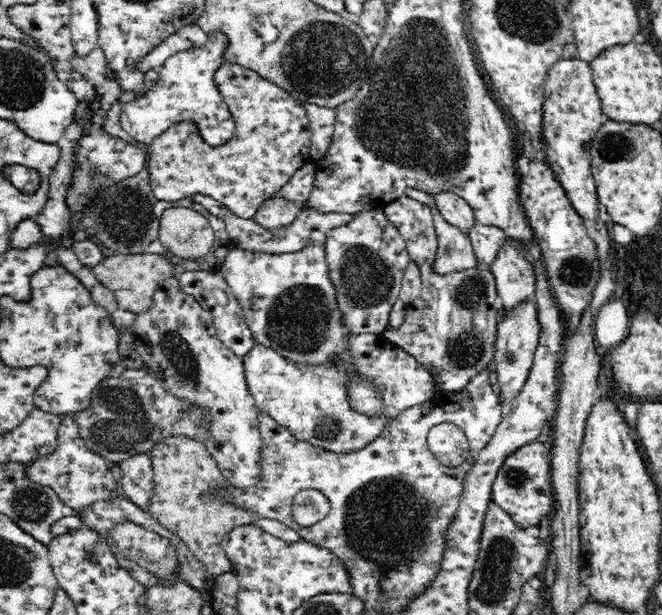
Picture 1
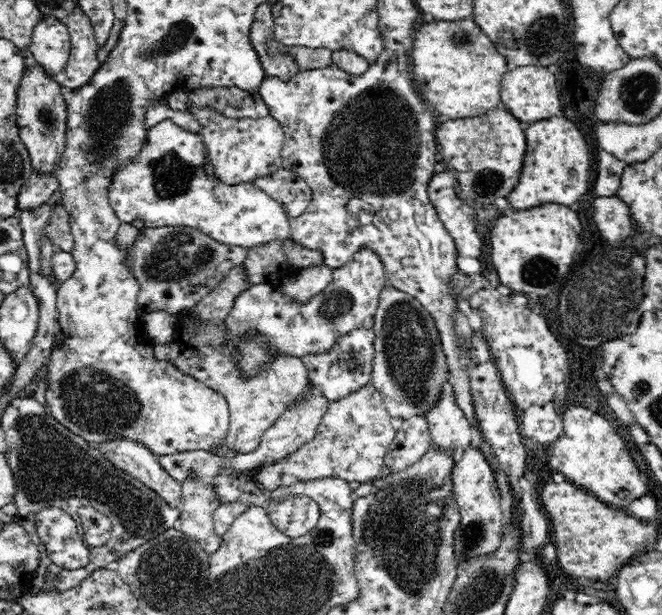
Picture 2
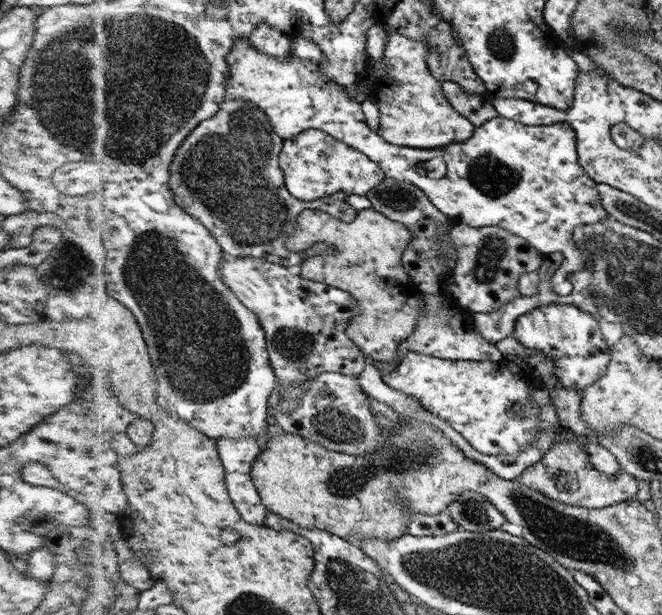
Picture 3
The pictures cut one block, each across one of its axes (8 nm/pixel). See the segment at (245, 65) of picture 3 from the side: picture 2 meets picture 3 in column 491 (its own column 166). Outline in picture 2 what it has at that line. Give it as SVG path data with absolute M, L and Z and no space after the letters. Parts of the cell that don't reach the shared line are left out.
M162 120L157 126L154 126L148 132L148 138L145 141L144 147L142 147L136 156L132 157L132 160L128 164L121 165L118 167L112 175L111 180L109 181L108 187L108 197L112 209L115 211L115 214L121 222L126 222L128 224L134 225L134 227L139 228L140 230L146 230L147 228L156 228L156 227L179 227L179 226L189 226L190 228L200 229L203 233L208 233L211 237L215 238L217 241L220 241L222 244L229 245L240 245L247 249L256 247L262 247L263 244L271 243L272 240L284 240L287 237L290 237L290 218L284 213L284 208L280 204L268 196L265 192L262 192L259 188L256 188L252 182L244 182L236 184L234 186L229 184L224 184L223 182L213 182L213 179L210 179L205 171L203 170L205 158L206 158L206 148L204 145L204 139L202 139L202 132L198 135L190 133L177 124L174 124L170 120Z

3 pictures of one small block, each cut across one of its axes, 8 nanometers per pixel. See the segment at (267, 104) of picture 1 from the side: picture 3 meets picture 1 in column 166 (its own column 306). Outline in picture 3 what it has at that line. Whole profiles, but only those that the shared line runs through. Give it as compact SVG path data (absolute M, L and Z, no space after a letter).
M308 130L298 138L285 139L284 148L280 152L280 166L284 170L288 190L293 192L296 199L305 202L326 198L340 191L348 195L364 196L386 177L385 171L369 156L322 130Z

